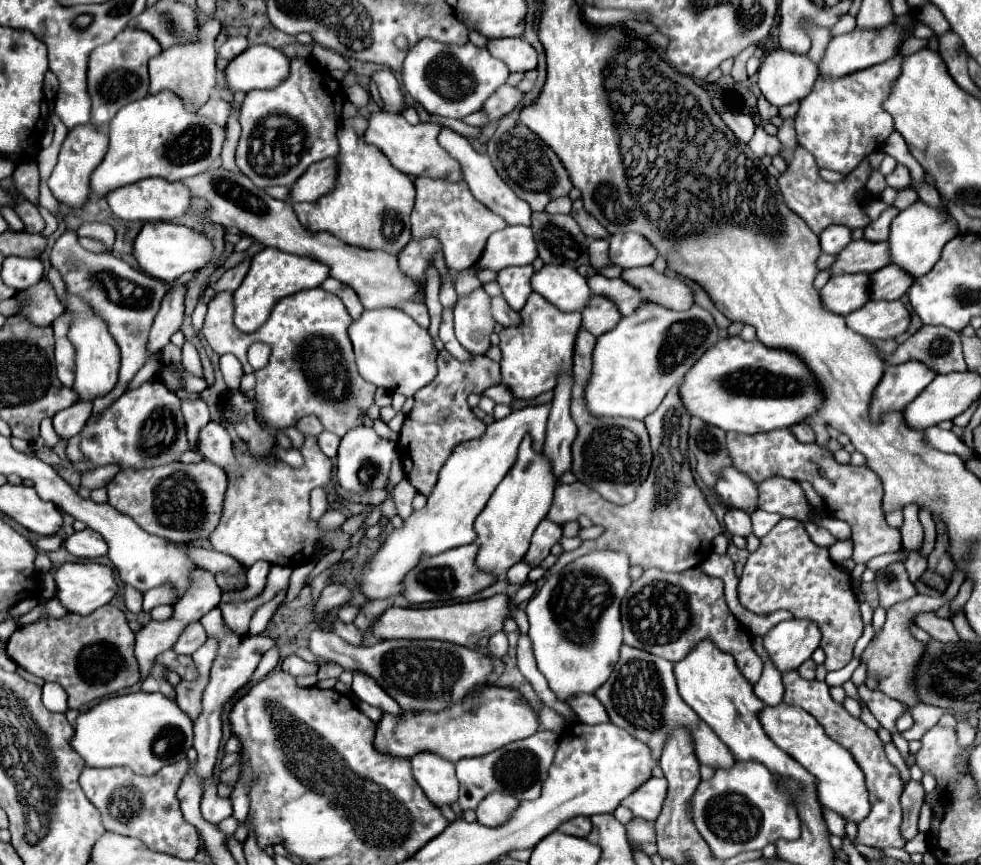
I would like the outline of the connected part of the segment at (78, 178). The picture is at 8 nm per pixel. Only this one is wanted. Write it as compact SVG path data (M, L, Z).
M92 123L70 129L64 143L62 143L58 163L56 163L56 167L54 167L54 171L52 171L50 179L48 179L48 187L50 187L52 195L58 201L62 201L62 203L66 203L70 207L82 207L84 201L90 195L90 185L88 185L90 173L104 159L106 149L108 149L108 135L106 135L104 129L98 129Z

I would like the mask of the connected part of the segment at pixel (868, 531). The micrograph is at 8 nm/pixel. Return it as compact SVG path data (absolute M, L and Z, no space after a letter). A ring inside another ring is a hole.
M776 429L760 435L740 435L736 431L728 431L726 447L732 457L732 463L740 471L748 473L754 483L760 483L772 475L782 475L786 479L812 483L814 489L824 497L828 511L834 517L850 523L852 543L854 543L852 559L856 563L866 563L876 555L902 551L900 531L896 527L890 527L884 519L884 511L882 511L884 491L880 485L880 477L868 467L838 465L832 453L820 449L816 443L804 445L796 441L790 429Z

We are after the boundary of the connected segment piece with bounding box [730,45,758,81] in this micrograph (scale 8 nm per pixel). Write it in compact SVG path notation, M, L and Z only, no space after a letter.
M758 45L746 47L746 51L742 51L742 53L736 57L734 67L732 67L732 73L730 73L730 75L736 79L736 81L746 81L746 79L748 79L748 75L746 75L746 61L748 61L748 59L754 55L756 47L758 47Z

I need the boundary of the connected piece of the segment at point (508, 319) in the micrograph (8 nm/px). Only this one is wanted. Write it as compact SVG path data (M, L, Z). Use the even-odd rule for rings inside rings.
M502 297L492 299L492 315L502 327L518 327L520 315L508 307L508 303Z

